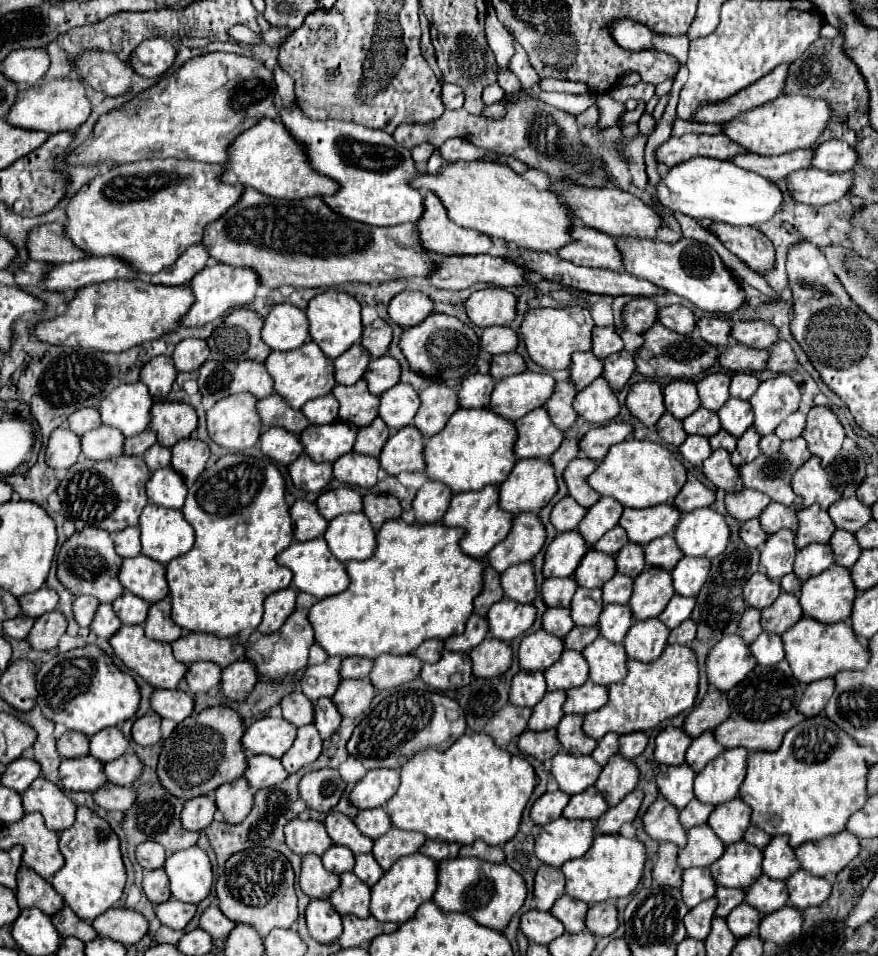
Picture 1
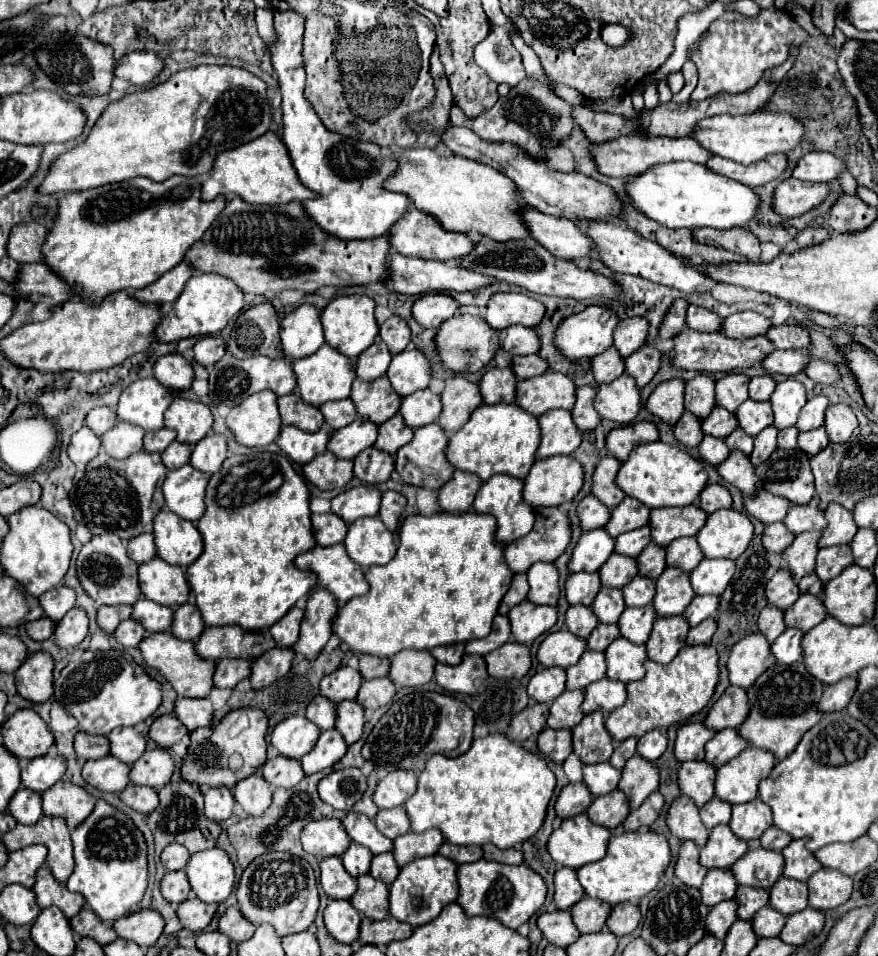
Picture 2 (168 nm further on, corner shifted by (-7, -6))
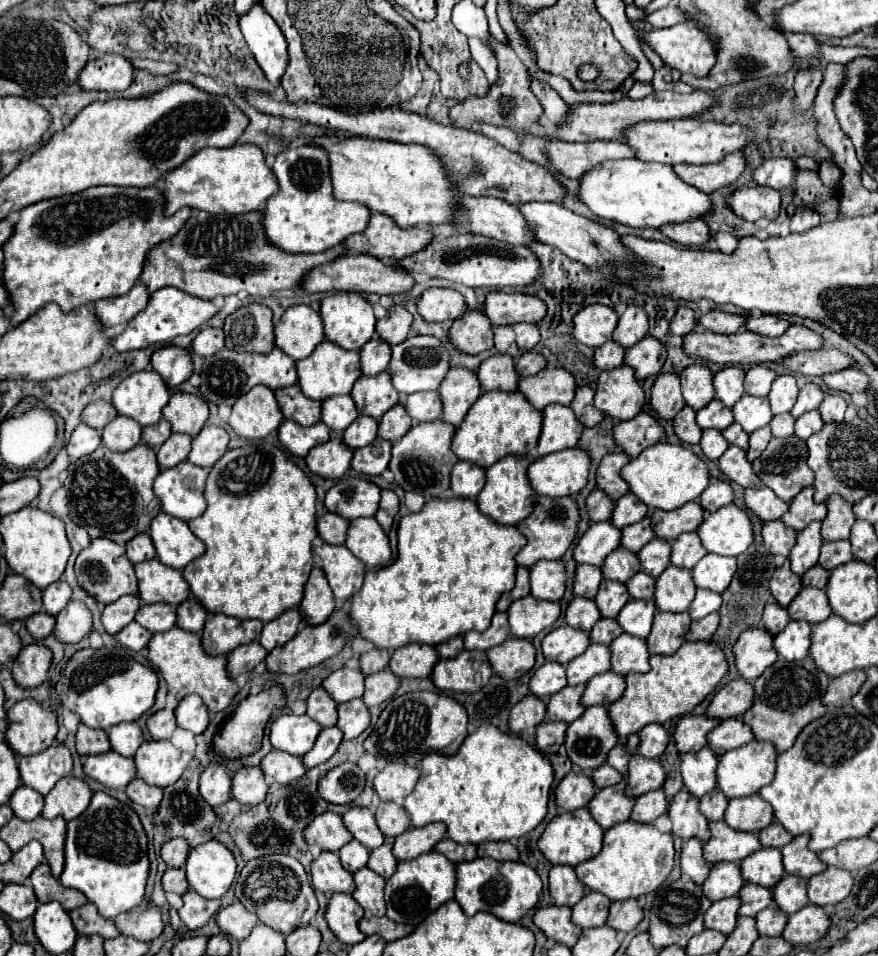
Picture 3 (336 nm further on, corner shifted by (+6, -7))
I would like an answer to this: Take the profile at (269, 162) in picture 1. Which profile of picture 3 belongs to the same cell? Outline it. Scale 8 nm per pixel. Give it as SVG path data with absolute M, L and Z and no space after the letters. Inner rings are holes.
M235 144L231 148L203 148L185 164L165 176L167 216L183 206L211 214L245 214L265 208L267 200L279 192L273 170L265 164L265 154L255 144Z

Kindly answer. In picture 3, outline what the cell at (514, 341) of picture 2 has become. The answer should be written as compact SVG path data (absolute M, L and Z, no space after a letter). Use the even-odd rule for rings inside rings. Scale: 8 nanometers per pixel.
M511 324L515 332L515 344L521 350L531 350L539 342L539 330L535 324Z

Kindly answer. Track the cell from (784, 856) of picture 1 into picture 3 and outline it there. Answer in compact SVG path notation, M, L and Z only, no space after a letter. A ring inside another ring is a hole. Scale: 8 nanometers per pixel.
M801 834L801 836L795 836L787 846L781 848L783 866L787 874L799 876L799 878L811 878L827 868L819 860L819 856L807 848L807 842L809 842L809 836Z

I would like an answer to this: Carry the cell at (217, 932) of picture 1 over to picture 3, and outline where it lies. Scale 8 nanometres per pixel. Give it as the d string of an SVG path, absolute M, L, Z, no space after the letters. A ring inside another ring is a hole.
M233 902L231 906L217 912L217 924L223 934L235 940L245 940L257 924L257 916L247 912L239 902Z

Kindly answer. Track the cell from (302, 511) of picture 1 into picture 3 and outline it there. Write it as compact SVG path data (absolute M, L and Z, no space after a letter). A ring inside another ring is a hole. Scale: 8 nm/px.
M331 512L317 516L317 520L315 520L317 534L327 544L343 544L345 536L347 536L347 524L349 524L347 520L343 520L341 516L335 516Z

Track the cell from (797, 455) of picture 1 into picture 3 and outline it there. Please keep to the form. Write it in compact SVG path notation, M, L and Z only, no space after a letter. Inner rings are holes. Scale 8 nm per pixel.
M813 410L813 412L803 414L803 416L795 422L795 436L801 438L801 440L807 440L807 438L811 438L813 434L817 434L821 428L823 428L823 420L821 420L819 412Z

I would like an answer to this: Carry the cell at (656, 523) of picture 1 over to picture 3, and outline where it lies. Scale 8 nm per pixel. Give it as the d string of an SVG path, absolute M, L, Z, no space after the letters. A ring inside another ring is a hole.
M687 502L675 510L653 510L651 512L651 526L657 538L667 542L675 540L683 532L693 532L703 520L703 508L697 502Z

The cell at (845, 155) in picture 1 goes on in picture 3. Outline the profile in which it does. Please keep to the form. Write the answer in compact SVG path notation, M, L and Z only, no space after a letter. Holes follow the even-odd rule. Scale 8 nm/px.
M769 158L755 170L755 182L761 186L771 186L777 190L787 190L793 186L797 176L797 164L793 158Z

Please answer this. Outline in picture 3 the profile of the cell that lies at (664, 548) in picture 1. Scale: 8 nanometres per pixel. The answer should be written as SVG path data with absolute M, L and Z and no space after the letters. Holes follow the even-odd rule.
M695 532L681 534L671 544L671 564L673 566L681 566L681 568L691 570L705 554L707 554L707 550L699 544L699 536Z

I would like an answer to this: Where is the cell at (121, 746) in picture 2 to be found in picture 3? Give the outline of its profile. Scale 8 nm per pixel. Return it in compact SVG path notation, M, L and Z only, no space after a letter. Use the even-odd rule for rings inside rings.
M123 722L111 728L109 732L109 744L111 750L115 750L121 756L133 756L135 750L145 742L141 728L135 722Z

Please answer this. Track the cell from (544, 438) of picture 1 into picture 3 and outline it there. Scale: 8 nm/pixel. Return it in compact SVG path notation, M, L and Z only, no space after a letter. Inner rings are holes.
M549 404L543 410L543 428L537 444L537 454L545 456L551 452L575 448L581 436L581 424L569 406Z

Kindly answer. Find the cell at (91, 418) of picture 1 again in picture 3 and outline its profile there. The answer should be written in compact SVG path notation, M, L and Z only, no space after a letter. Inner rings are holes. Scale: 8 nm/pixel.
M97 400L95 404L89 404L83 414L81 414L81 422L85 422L87 426L95 428L97 432L101 432L105 428L105 424L109 420L113 420L117 416L115 408L111 408L111 402L103 402L103 400Z

